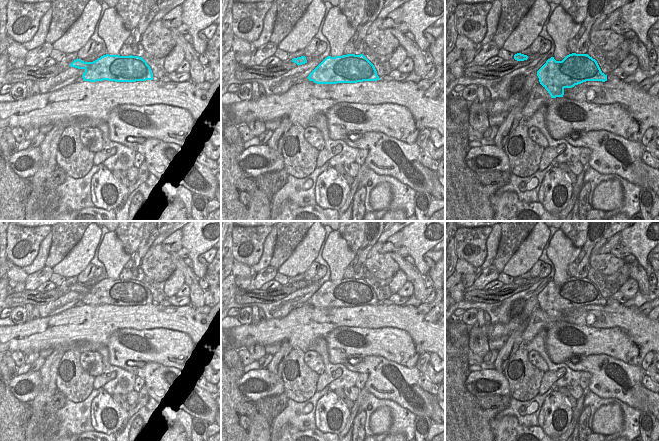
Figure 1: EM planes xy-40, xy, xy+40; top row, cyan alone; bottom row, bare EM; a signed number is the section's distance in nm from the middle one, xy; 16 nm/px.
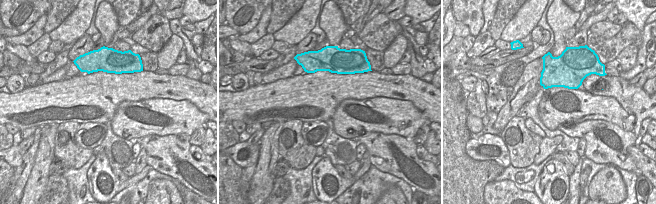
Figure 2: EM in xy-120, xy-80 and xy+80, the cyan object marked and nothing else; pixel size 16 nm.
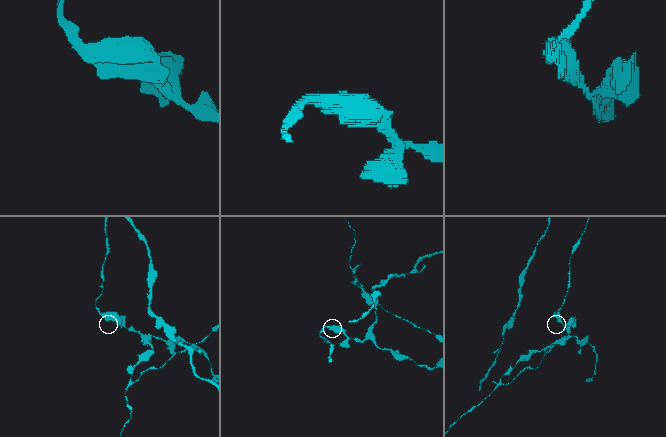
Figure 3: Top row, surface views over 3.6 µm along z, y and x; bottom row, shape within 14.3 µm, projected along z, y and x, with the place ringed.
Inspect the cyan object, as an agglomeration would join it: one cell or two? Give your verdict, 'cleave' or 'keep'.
keep

